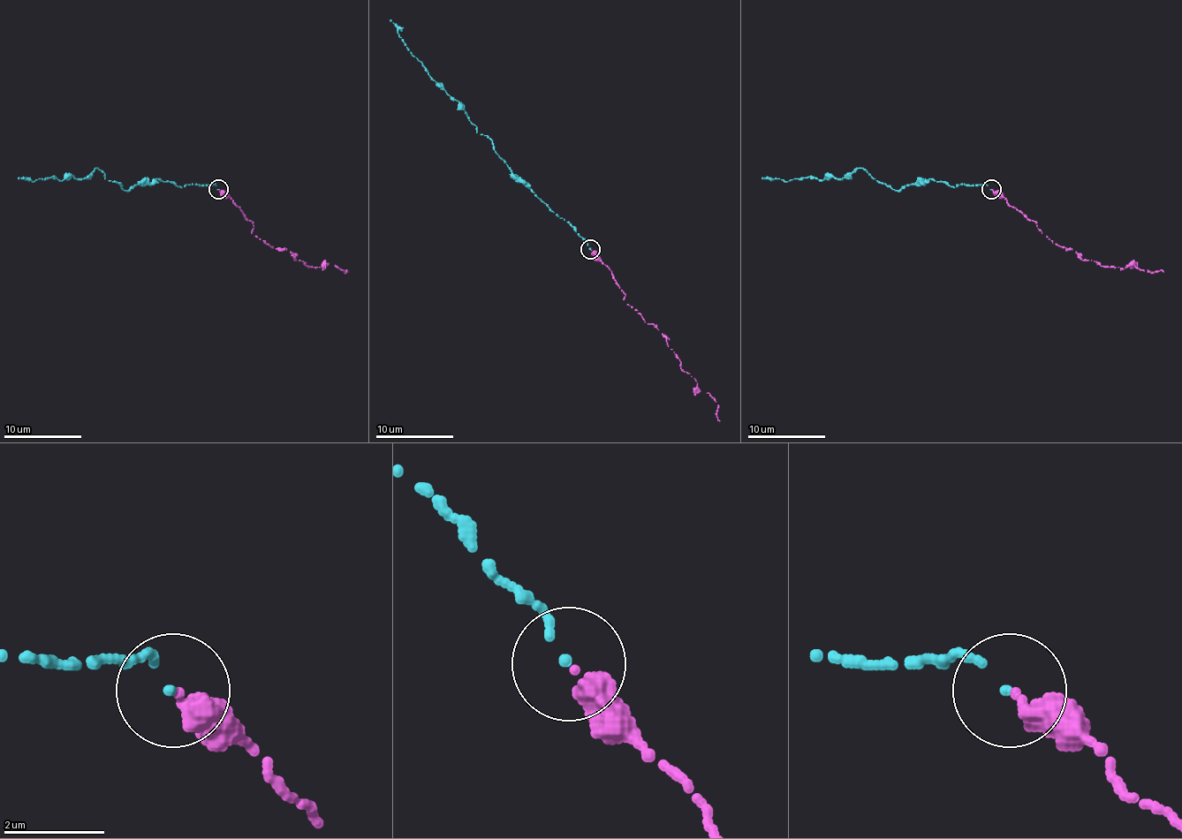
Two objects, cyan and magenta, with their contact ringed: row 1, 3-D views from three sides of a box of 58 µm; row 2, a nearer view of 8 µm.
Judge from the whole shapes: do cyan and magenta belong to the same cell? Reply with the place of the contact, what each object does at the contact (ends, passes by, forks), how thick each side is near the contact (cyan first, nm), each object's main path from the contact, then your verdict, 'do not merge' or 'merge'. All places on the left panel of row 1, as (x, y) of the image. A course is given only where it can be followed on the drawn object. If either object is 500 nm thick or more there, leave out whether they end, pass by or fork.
(218, 189) | cyan ends | magenta ends | 110/340 nm | cyan via (218, 189), (154, 179), (125, 191), (97, 168), (82, 179), (18, 179) | magenta via (220, 189), (253, 223), (254, 236), (272, 247), (290, 251), (296, 260), (309, 267), (327, 265), (348, 272) | merge

